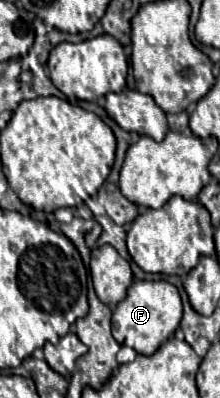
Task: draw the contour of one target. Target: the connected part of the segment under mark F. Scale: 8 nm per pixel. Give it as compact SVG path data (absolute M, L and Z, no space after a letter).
M135 281L127 291L125 301L113 311L113 337L141 355L153 355L179 329L181 317L183 305L175 285L167 281Z

